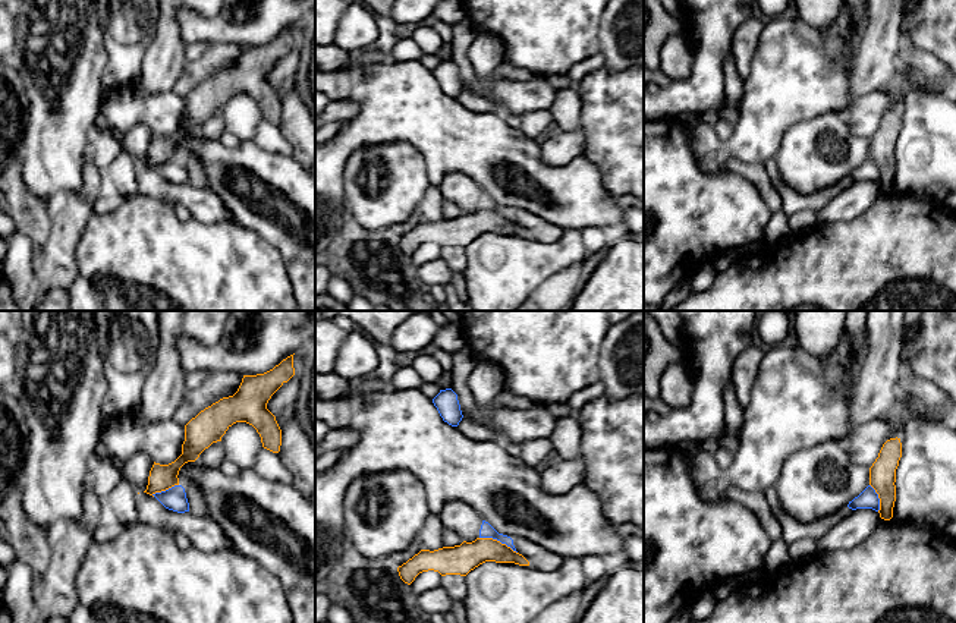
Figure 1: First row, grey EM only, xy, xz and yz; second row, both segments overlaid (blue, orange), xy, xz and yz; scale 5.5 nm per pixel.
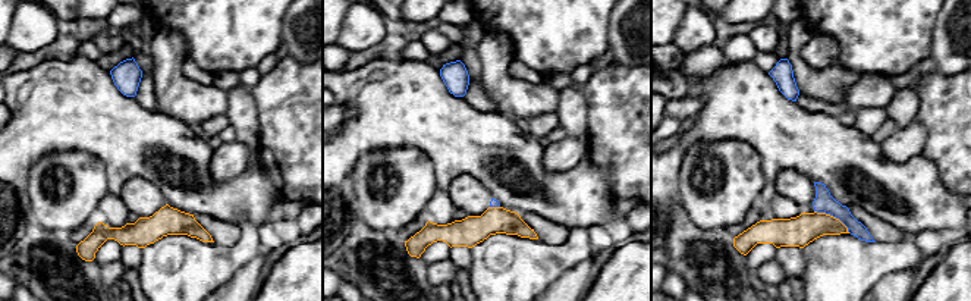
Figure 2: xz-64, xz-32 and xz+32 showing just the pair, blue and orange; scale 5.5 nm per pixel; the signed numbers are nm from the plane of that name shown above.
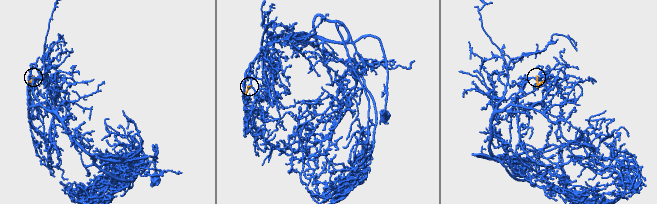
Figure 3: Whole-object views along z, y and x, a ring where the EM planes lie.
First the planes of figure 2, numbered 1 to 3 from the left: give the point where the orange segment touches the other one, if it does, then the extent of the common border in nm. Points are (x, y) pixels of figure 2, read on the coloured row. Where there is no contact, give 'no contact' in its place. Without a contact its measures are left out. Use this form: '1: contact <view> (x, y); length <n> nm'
1: no contact
2: contact xz-32 (495, 206); length 60 nm
3: contact xz+32 (833, 216); length 240 nm

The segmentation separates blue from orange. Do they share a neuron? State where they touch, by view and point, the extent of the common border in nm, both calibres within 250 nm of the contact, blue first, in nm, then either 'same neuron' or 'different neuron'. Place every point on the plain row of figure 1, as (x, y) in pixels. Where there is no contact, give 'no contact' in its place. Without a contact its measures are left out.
meets blue in xz at (499, 211); contact 220 nm long; 80 nm thick on the blue side, 160 nm on the other; different neuron

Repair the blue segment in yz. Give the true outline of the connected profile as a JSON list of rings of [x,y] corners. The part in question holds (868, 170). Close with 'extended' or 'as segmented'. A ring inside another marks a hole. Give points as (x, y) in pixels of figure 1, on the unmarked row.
[[[868,157],[858,169],[855,169],[852,173],[847,176],[849,180],[856,182],[856,180],[872,180],[875,183],[880,182],[880,170],[875,161]]] | as segmented

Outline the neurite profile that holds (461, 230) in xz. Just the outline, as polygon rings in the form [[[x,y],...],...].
[[[477,210],[472,214],[463,213],[460,217],[443,218],[434,223],[421,221],[406,235],[397,239],[400,251],[411,257],[415,249],[428,242],[438,243],[441,248],[466,248],[471,242],[485,233],[515,235],[529,237],[529,233],[506,215],[493,210]]]

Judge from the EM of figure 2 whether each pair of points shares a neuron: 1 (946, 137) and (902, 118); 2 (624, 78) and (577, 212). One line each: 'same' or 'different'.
1: different
2: different

